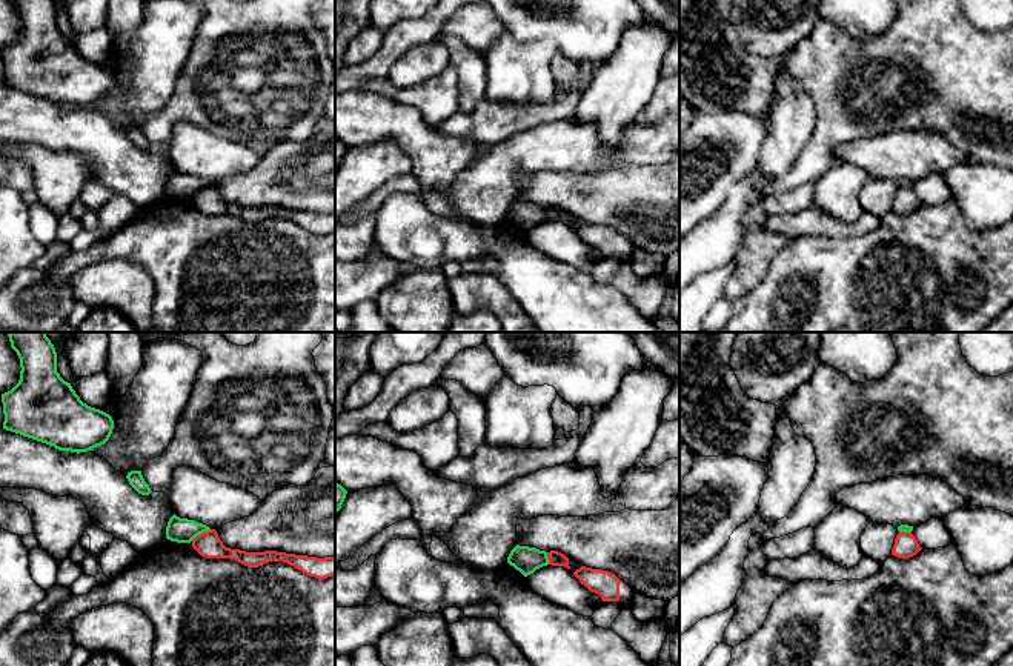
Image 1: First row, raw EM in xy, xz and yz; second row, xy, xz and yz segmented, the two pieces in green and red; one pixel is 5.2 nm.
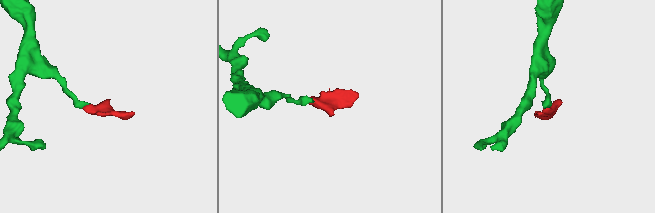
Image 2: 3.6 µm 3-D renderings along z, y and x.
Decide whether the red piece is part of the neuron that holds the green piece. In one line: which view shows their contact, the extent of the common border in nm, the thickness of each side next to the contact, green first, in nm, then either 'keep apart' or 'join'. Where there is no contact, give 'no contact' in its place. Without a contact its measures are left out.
meets green in xy; contact 130 nm long; 130 nm thick on the green side, 130 nm on the other; keep apart

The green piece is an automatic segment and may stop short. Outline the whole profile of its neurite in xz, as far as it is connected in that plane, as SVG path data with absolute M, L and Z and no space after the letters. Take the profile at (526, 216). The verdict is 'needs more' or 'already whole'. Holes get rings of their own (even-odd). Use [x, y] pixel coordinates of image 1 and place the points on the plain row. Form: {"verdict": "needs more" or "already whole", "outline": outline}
{"verdict": "already whole", "outline": "M516 200L509 212L507 218L520 226L524 232L533 229L536 225L549 220L549 212L546 206L536 203Z"}

